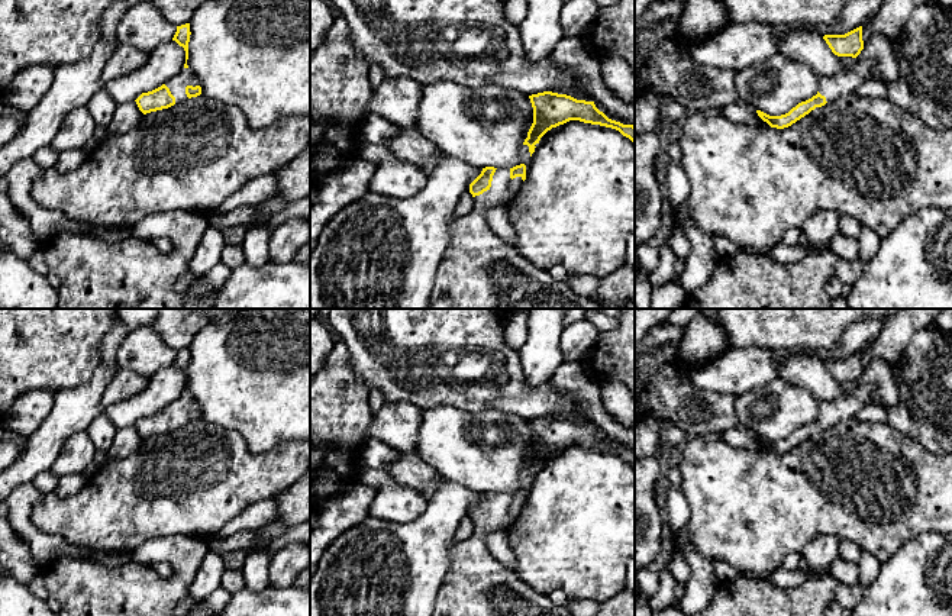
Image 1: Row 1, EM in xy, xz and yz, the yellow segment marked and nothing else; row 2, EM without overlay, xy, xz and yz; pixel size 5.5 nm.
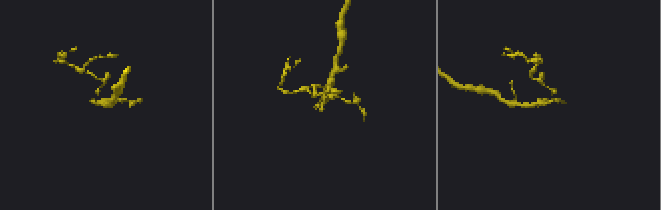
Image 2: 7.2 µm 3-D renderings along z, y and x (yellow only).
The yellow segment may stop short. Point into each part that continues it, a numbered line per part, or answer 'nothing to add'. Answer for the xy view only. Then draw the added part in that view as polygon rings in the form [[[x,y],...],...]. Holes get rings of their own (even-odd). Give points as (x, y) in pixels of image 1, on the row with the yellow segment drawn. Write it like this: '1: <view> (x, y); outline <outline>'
1: xy (177, 86); outline [[[183,68],[174,78],[168,80],[165,86],[170,88],[171,94],[175,97],[175,104],[187,100],[185,87],[199,86],[190,68]]]

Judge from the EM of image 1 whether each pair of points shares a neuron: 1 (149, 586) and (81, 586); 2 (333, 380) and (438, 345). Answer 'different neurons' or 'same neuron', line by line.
1: same neuron
2: different neurons

